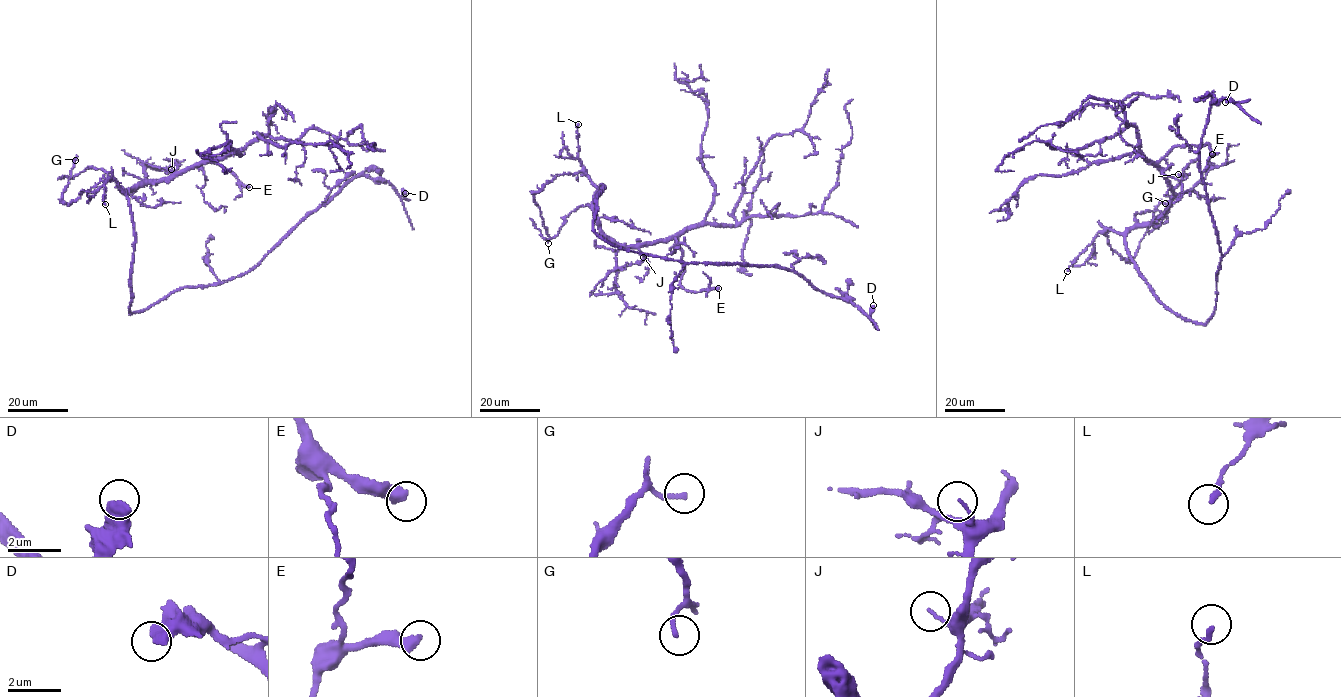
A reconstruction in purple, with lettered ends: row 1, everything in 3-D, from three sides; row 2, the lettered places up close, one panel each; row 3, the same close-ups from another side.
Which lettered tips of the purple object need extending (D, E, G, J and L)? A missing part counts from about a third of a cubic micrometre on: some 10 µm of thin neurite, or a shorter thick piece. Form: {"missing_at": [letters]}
{"missing_at": []}

